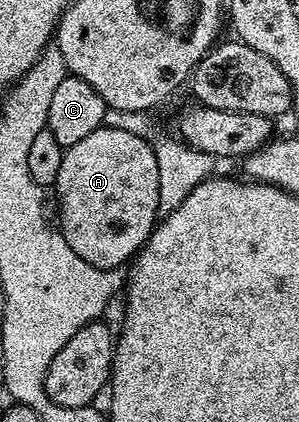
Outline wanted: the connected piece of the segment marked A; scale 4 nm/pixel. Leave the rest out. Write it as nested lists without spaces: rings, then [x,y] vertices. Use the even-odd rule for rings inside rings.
[[[102,125],[83,137],[83,141],[64,148],[63,165],[59,165],[59,177],[55,184],[57,199],[61,202],[61,236],[87,261],[104,271],[113,267],[125,267],[141,246],[149,240],[159,219],[159,167],[156,165],[154,144],[145,135],[136,135],[121,127]]]

